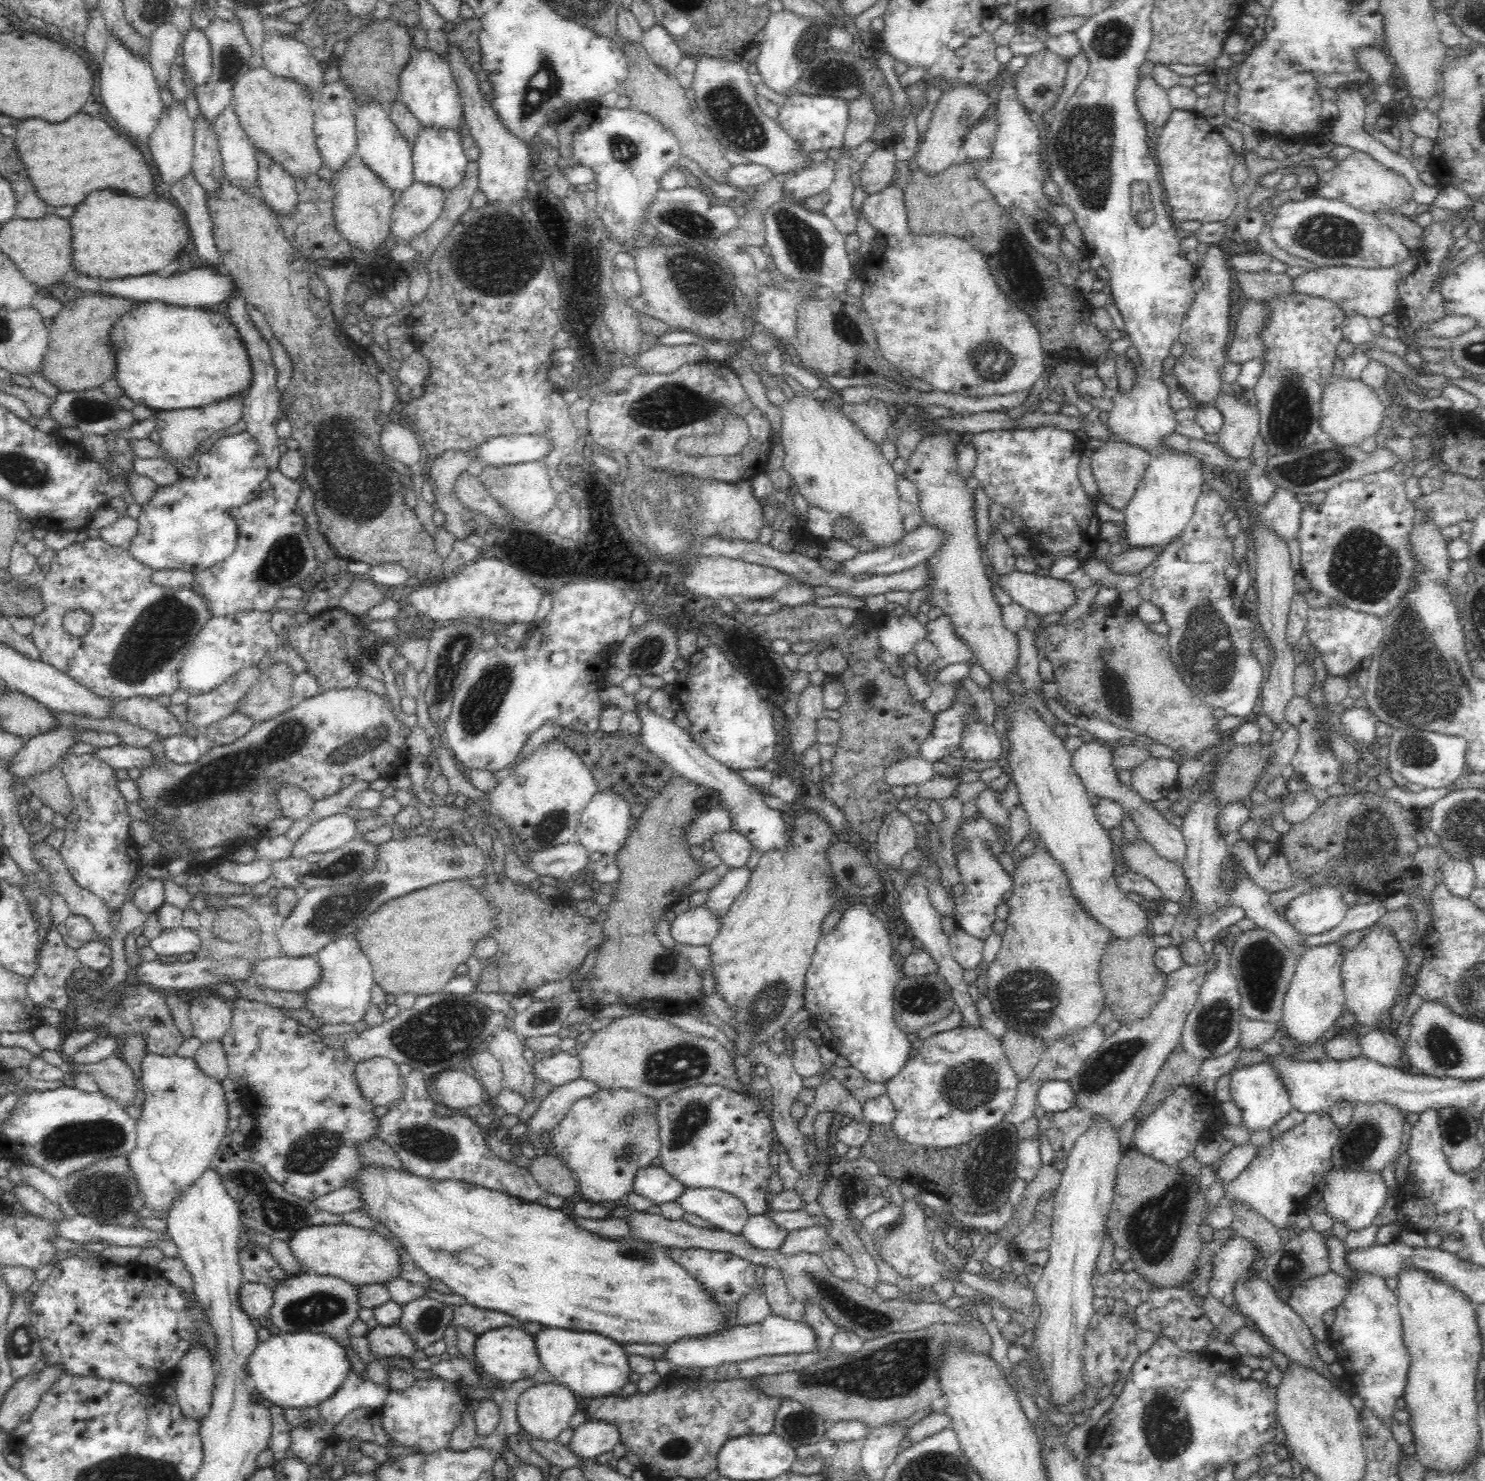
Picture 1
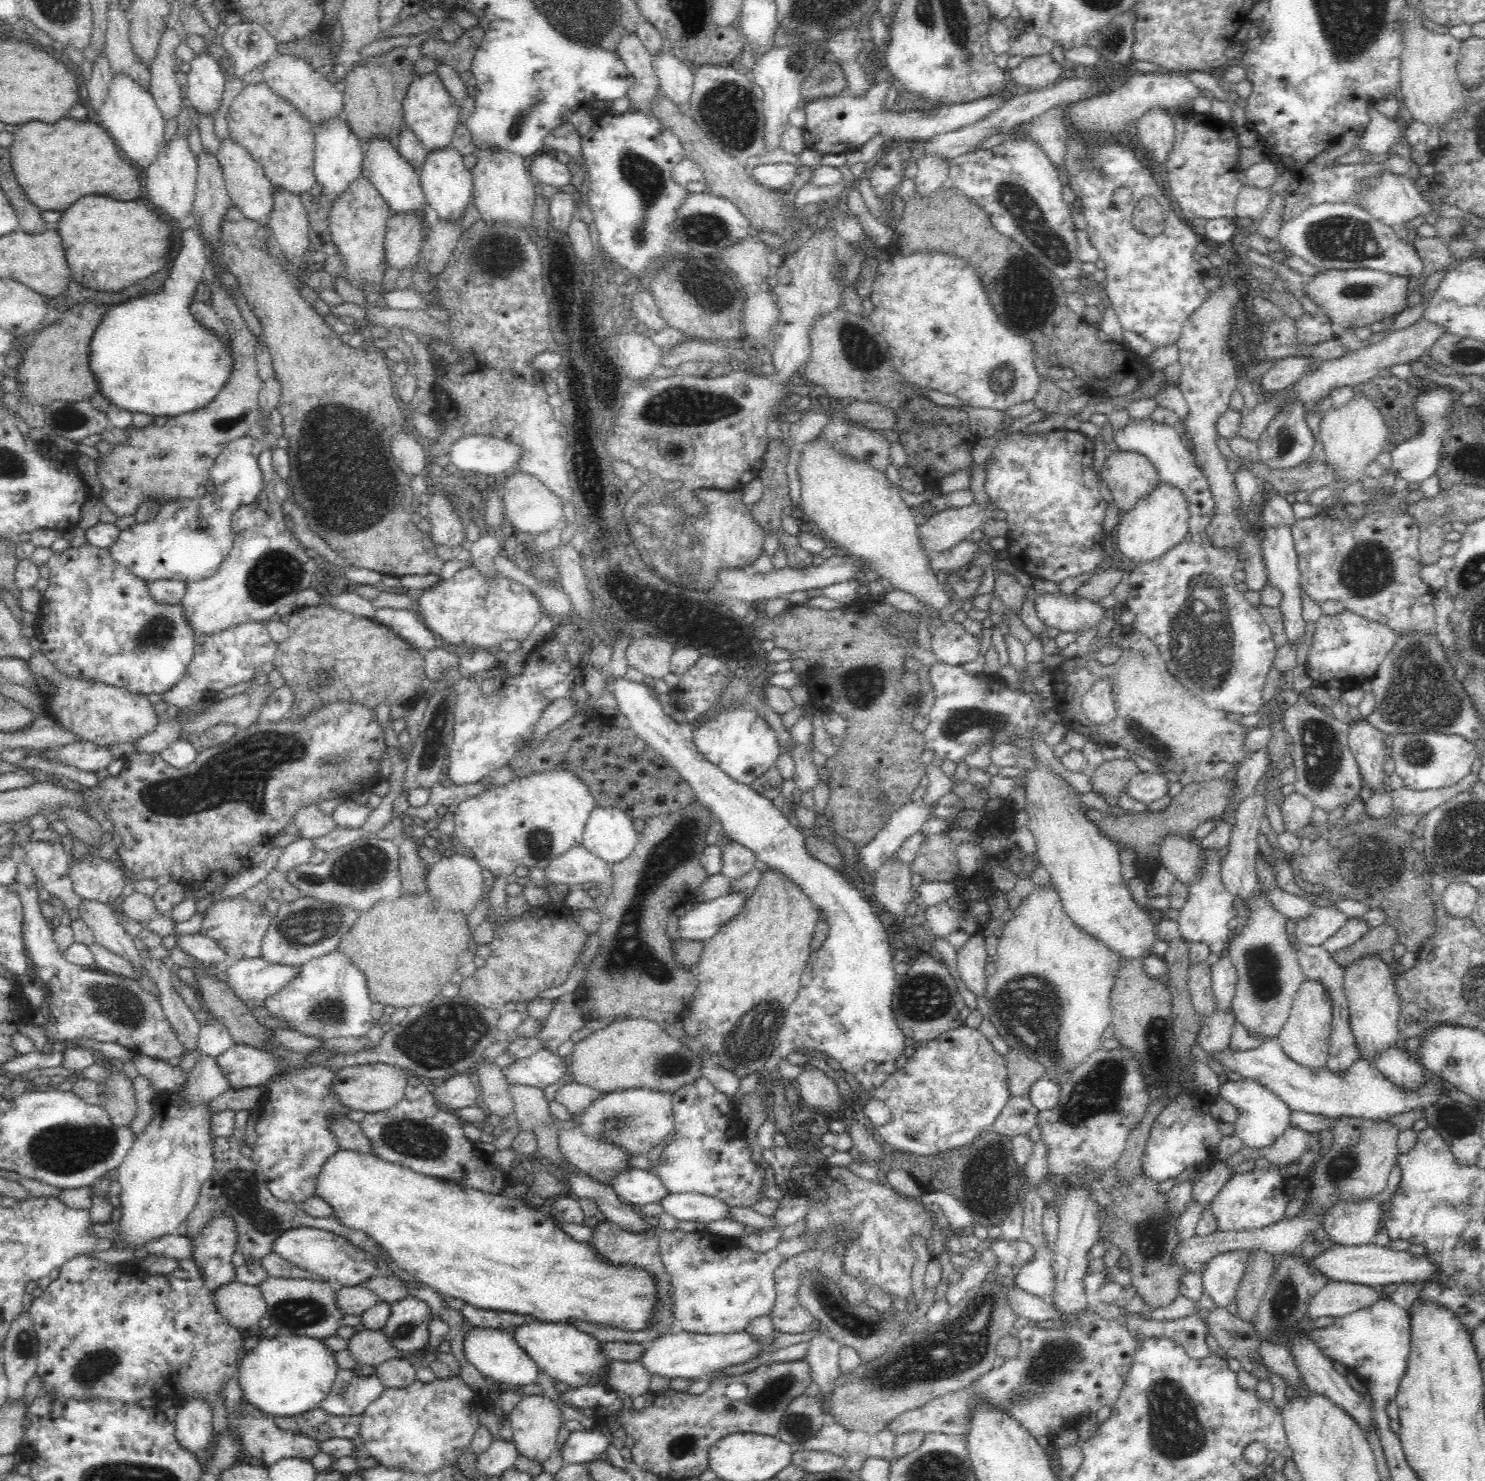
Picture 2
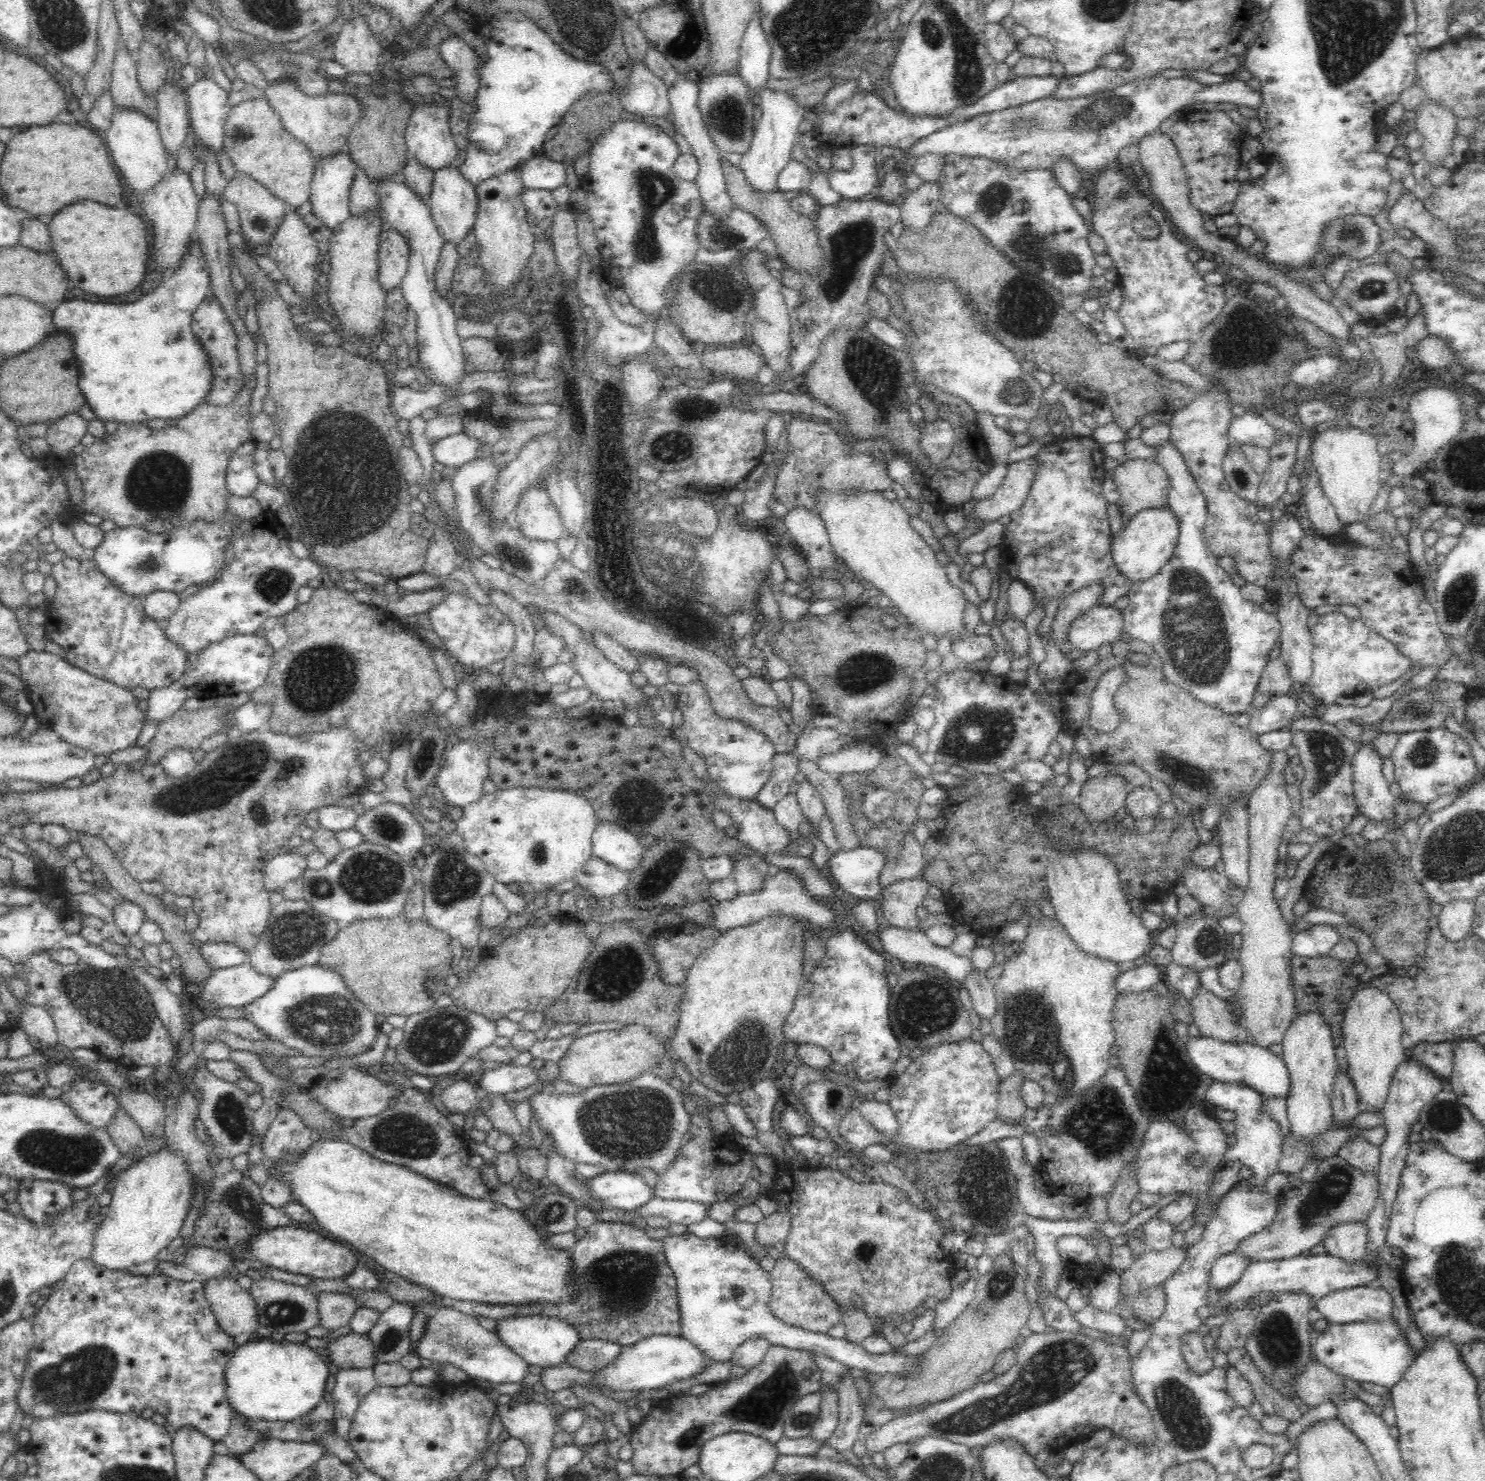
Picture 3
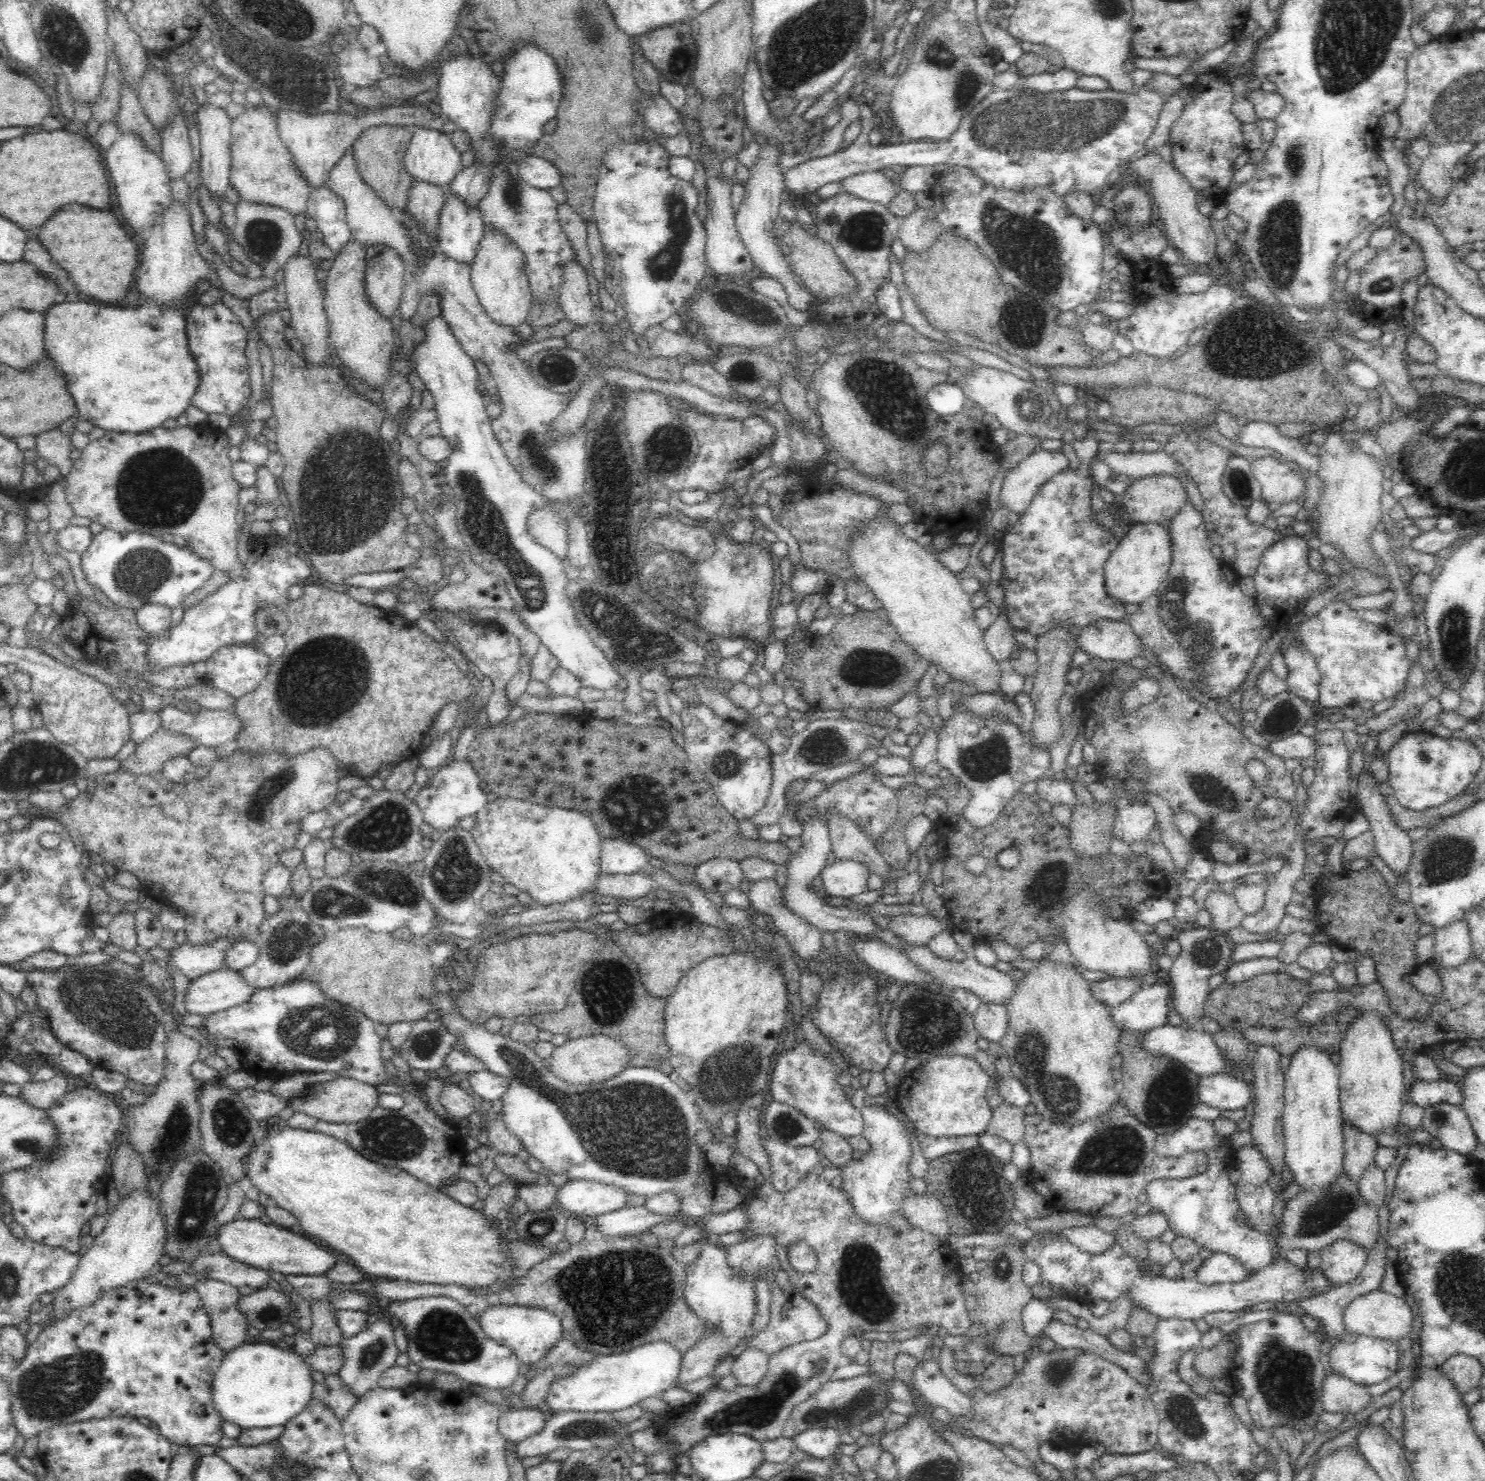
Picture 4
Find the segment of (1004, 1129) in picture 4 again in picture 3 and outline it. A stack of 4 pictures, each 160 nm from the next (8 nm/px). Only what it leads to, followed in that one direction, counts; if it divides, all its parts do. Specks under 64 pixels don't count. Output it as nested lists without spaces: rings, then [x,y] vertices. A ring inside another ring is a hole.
[[[1014,1070],[1003,1083],[999,1083],[996,1119],[1006,1123],[1017,1123],[1023,1120],[1027,1106],[1024,1104],[1024,1099],[1020,1097],[1020,1086],[1024,1081],[1024,1075]]]

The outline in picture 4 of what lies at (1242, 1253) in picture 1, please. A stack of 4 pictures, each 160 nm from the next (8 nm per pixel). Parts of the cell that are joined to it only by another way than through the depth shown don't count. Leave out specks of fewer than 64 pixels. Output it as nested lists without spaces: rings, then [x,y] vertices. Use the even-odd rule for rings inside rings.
[[[1211,1253],[1196,1268],[1196,1281],[1213,1285],[1220,1283],[1237,1283],[1248,1276],[1246,1269],[1238,1259],[1226,1253]]]

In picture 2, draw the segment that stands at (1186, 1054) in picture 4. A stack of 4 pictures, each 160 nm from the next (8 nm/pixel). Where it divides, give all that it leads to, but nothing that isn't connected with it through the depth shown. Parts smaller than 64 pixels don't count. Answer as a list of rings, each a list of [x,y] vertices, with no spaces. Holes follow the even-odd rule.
[[[1277,1036],[1265,1037],[1263,1044],[1257,1048],[1248,1050],[1233,1050],[1230,1046],[1220,1050],[1220,1052],[1209,1052],[1210,1060],[1217,1062],[1222,1072],[1230,1074],[1232,1077],[1240,1079],[1252,1079],[1260,1085],[1266,1087],[1271,1093],[1282,1099],[1282,1102],[1288,1105],[1288,1108],[1292,1111],[1309,1112],[1310,1114],[1321,1114],[1326,1118],[1339,1118],[1341,1116],[1358,1117],[1361,1118],[1364,1123],[1372,1121],[1387,1120],[1389,1117],[1401,1112],[1408,1112],[1408,1110],[1414,1110],[1414,1108],[1428,1108],[1432,1102],[1438,1101],[1438,1096],[1442,1094],[1453,1093],[1455,1096],[1459,1096],[1454,1092],[1452,1086],[1447,1083],[1434,1078],[1428,1077],[1423,1085],[1417,1090],[1408,1093],[1398,1089],[1396,1085],[1392,1085],[1386,1077],[1372,1063],[1364,1059],[1355,1060],[1341,1075],[1336,1075],[1327,1069],[1325,1066],[1319,1069],[1308,1069],[1304,1066],[1298,1065],[1298,1063],[1291,1061],[1284,1049],[1280,1046]]]

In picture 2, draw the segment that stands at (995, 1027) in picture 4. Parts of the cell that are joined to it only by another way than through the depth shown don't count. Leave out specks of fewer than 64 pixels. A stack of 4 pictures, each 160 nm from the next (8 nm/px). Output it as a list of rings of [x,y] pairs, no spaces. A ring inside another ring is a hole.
[[[978,934],[972,935],[965,945],[957,952],[957,970],[968,991],[978,999],[986,996],[988,977],[984,974],[987,963],[984,938]]]

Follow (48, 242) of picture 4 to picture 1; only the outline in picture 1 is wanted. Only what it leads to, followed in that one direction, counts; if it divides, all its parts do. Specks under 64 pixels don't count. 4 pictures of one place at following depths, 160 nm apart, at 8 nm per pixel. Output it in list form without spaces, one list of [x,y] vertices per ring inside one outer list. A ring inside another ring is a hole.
[[[96,190],[90,192],[80,206],[76,206],[70,216],[70,237],[72,237],[72,264],[74,270],[88,274],[90,278],[126,278],[142,276],[152,270],[160,270],[176,260],[184,246],[188,246],[190,234],[184,213],[162,197],[156,200],[130,198],[116,194],[116,190]]]

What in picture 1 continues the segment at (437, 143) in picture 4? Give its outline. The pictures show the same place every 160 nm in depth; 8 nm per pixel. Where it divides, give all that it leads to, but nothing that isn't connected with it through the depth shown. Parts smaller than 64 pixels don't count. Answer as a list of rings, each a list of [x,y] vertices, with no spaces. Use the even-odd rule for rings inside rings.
[[[414,48],[408,62],[401,68],[399,74],[400,102],[412,112],[422,127],[434,129],[458,129],[462,122],[463,106],[460,100],[459,88],[448,61],[438,53],[428,48]]]

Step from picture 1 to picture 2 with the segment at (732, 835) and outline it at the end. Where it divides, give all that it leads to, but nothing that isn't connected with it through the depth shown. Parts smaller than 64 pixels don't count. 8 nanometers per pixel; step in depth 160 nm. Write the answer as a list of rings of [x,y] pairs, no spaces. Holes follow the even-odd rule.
[[[725,842],[722,846],[723,866],[721,874],[732,882],[744,878],[750,870],[755,868],[756,856],[744,846],[736,842]]]

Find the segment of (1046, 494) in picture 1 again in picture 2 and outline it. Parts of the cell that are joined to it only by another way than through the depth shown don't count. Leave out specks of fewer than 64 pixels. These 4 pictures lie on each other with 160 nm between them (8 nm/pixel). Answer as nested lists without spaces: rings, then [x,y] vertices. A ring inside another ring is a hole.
[[[1064,427],[1032,436],[1012,434],[1000,440],[994,448],[991,455],[994,462],[986,472],[985,490],[990,501],[1008,515],[1008,535],[1005,536],[1007,557],[1031,578],[1060,584],[1066,578],[1096,574],[1104,569],[1120,569],[1123,578],[1129,580],[1130,562],[1116,551],[1107,553],[1103,550],[1103,523],[1108,504],[1100,492],[1100,479],[1093,466],[1094,452],[1092,439]]]

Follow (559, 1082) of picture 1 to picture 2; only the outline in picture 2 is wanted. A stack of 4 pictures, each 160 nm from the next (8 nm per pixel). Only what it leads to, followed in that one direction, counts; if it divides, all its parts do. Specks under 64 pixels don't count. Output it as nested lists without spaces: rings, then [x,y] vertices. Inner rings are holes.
[[[540,1049],[528,1058],[515,1060],[501,1067],[508,1086],[522,1084],[544,1089],[567,1072],[568,1060],[548,1049]]]

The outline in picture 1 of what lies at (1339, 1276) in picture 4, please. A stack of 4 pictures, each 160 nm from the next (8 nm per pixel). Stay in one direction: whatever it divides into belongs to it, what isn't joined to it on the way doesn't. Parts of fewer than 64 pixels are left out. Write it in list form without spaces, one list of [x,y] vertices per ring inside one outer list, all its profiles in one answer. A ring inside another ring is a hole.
[[[1330,1169],[1324,1178],[1322,1199],[1326,1214],[1334,1222],[1341,1222],[1348,1232],[1356,1232],[1374,1224],[1375,1218],[1387,1203],[1388,1189],[1376,1171],[1350,1171],[1350,1169]]]

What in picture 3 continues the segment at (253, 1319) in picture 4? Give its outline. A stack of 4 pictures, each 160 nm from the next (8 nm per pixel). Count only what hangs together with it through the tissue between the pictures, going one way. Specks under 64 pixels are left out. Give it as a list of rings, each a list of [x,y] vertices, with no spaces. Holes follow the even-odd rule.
[[[262,1276],[261,1280],[252,1283],[249,1293],[256,1303],[258,1323],[263,1327],[269,1327],[275,1333],[305,1333],[319,1324],[316,1295],[312,1288],[307,1289]]]

